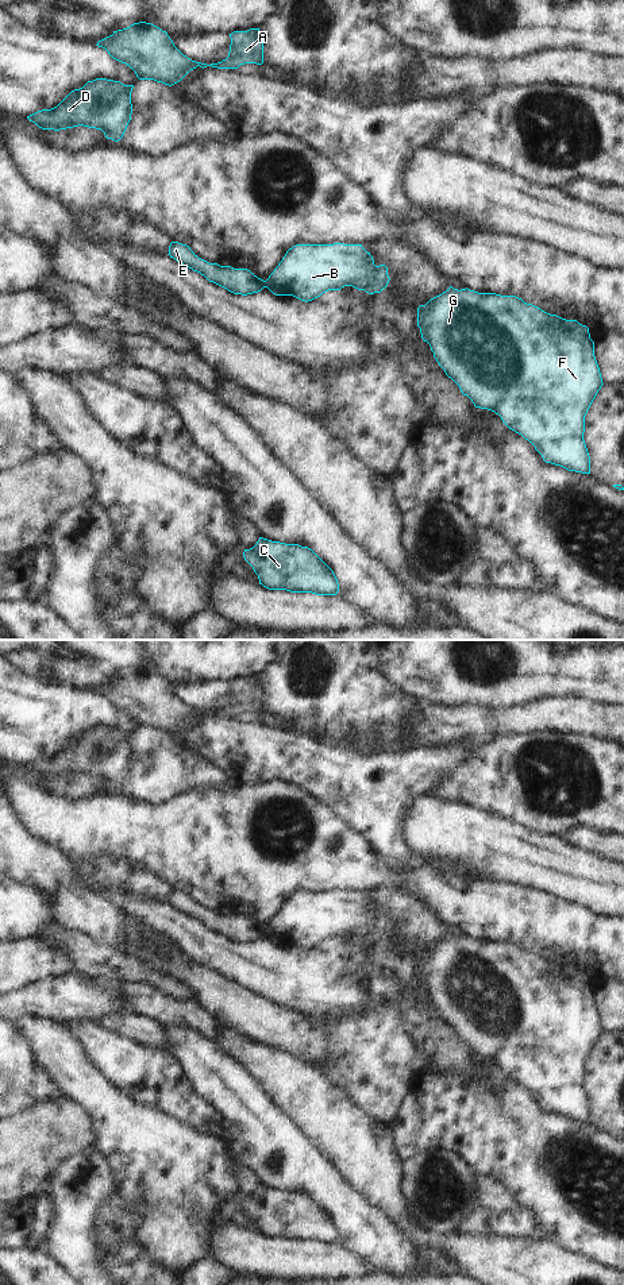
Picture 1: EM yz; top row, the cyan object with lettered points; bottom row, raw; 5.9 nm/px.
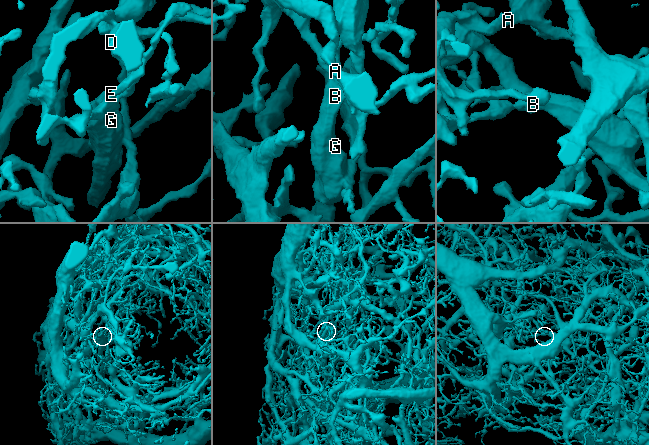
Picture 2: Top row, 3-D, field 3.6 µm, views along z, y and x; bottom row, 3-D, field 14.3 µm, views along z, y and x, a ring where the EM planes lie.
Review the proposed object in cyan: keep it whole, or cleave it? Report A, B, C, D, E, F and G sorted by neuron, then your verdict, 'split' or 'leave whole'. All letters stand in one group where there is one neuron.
A C E / B D F G; split

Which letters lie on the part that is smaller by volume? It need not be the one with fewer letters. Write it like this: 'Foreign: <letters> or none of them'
Foreign: B, D, F, G

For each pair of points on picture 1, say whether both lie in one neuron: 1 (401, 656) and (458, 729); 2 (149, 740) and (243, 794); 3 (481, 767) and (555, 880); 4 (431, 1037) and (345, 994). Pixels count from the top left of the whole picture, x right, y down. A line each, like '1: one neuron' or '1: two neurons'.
1: two neurons
2: two neurons
3: two neurons
4: one neuron

